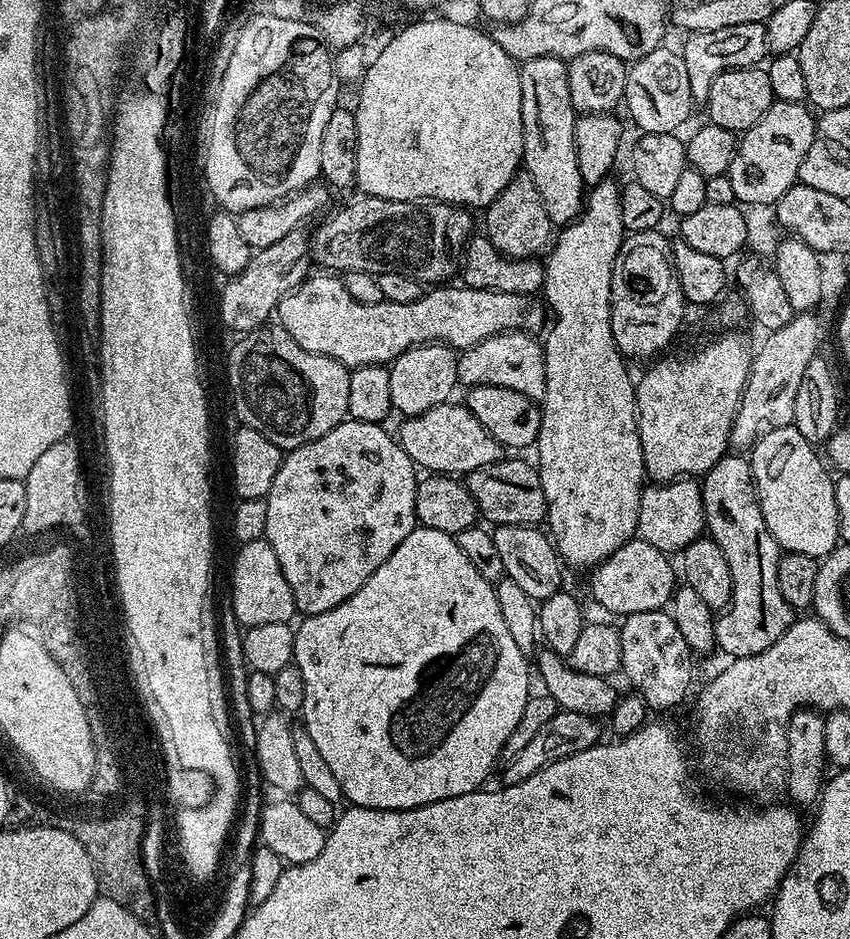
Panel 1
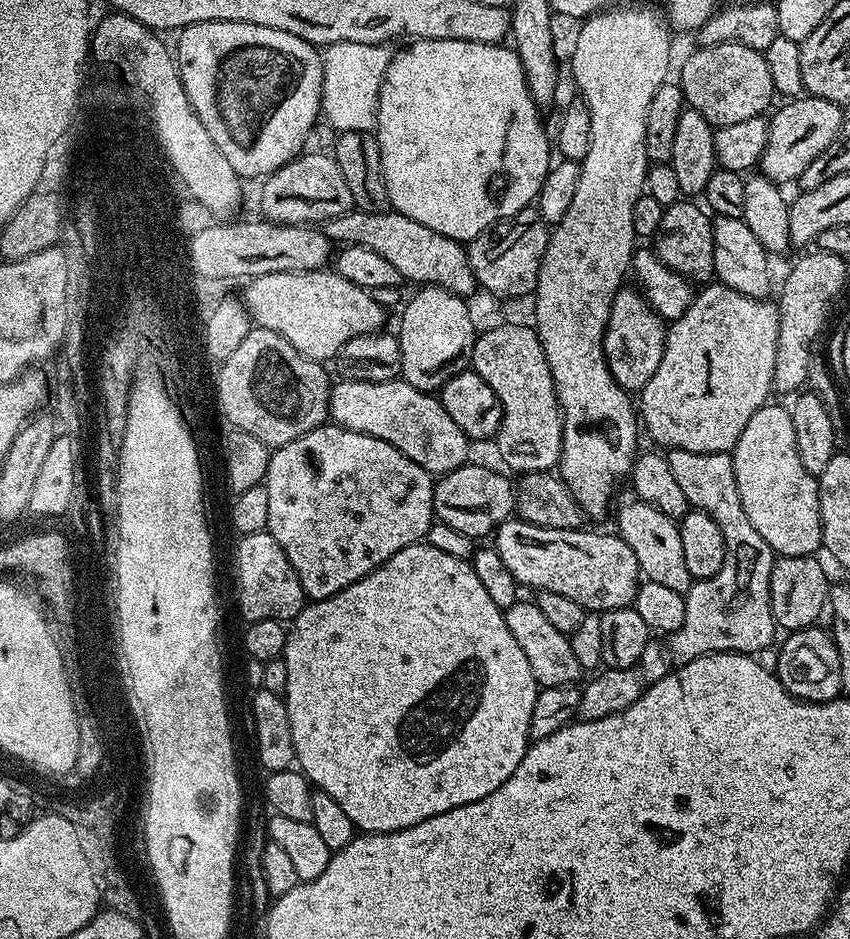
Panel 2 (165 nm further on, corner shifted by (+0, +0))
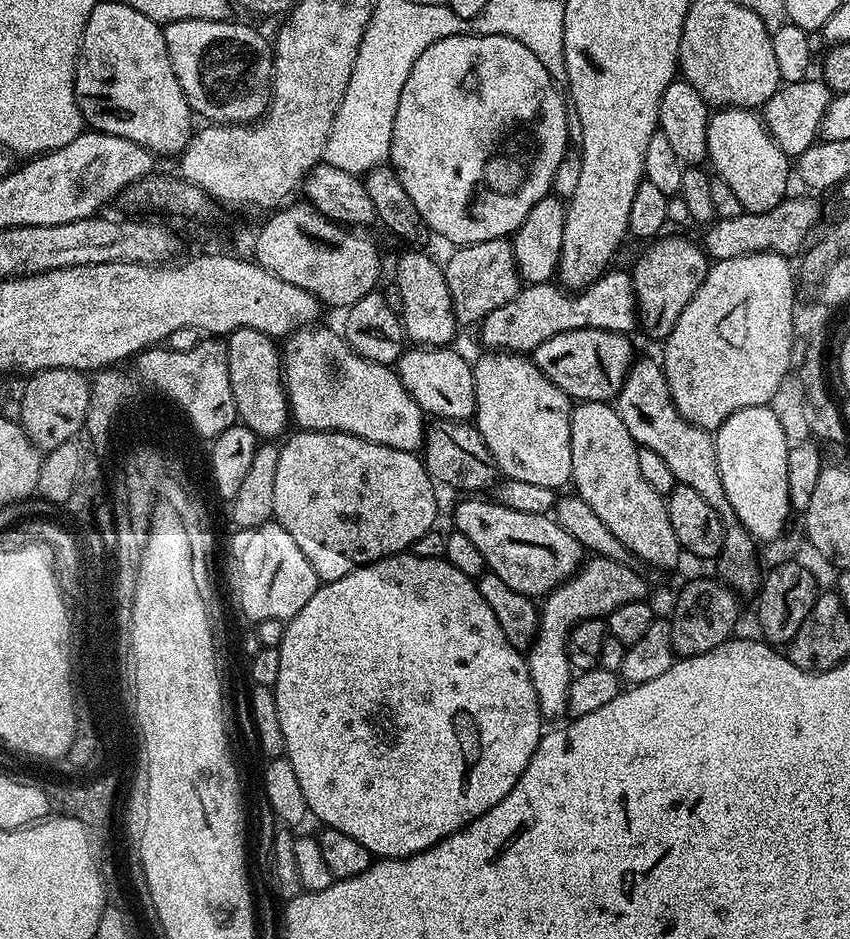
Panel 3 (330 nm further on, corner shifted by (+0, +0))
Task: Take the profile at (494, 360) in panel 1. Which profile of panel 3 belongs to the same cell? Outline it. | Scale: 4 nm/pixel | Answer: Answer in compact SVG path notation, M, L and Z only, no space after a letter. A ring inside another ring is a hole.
M488 350L474 360L474 390L476 391L476 414L474 427L492 455L497 469L507 479L518 482L534 482L534 486L546 486L557 490L571 481L572 451L570 450L570 422L573 401L527 355L503 350Z

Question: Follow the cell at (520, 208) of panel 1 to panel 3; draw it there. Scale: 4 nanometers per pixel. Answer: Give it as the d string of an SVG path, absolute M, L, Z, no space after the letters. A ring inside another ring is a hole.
M511 239L466 244L457 247L453 252L456 253L449 258L448 264L443 265L443 270L457 325L479 325L490 313L498 310L498 306L506 306L506 302L510 302L510 298L520 292L522 281L516 273Z

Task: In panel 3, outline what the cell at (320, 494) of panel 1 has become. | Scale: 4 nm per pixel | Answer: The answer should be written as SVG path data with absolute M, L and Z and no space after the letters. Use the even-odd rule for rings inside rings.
M300 430L295 434L297 436L290 437L291 435L289 435L280 444L278 470L274 477L274 510L272 514L275 523L281 524L286 530L286 534L290 534L290 538L294 538L294 542L298 542L298 550L302 550L302 554L306 554L306 562L310 562L310 566L314 566L314 574L321 582L342 578L353 572L355 568L360 568L364 564L373 564L375 560L384 560L387 556L407 553L412 544L418 542L418 538L422 538L422 534L433 531L435 524L432 523L436 520L436 491L438 488L432 477L429 476L423 459L417 453L394 450L385 444L375 444L345 432Z

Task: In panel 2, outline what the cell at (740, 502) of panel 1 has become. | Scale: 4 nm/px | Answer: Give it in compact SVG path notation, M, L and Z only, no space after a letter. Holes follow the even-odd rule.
M671 449L667 453L670 471L678 482L682 494L686 494L689 505L693 509L710 514L714 522L718 522L718 530L722 530L722 538L726 538L726 558L722 558L722 570L708 580L693 580L690 590L683 593L685 600L685 622L680 631L675 633L676 652L685 661L703 658L714 652L746 652L760 654L763 648L772 644L778 635L776 619L770 610L770 570L774 553L772 547L764 541L762 534L754 530L750 518L746 518L746 510L742 510L742 498L738 498L738 482L734 478L734 462L726 452L707 452L698 454L690 450Z

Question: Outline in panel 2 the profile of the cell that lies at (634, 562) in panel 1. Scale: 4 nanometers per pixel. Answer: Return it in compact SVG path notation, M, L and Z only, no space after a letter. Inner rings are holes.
M509 518L495 529L494 547L498 558L506 562L506 570L514 574L517 585L562 594L562 598L578 602L592 614L629 607L642 583L634 550L626 546L619 534L588 531L584 528L550 530L519 518Z

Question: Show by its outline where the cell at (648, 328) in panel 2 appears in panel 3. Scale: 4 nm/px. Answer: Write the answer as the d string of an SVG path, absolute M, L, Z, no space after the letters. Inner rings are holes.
M570 330L562 334L554 334L542 346L538 346L530 353L530 359L536 363L538 370L554 382L554 386L561 388L573 401L602 400L615 401L617 394L622 390L624 379L632 369L634 355L632 344L623 332L610 330Z

